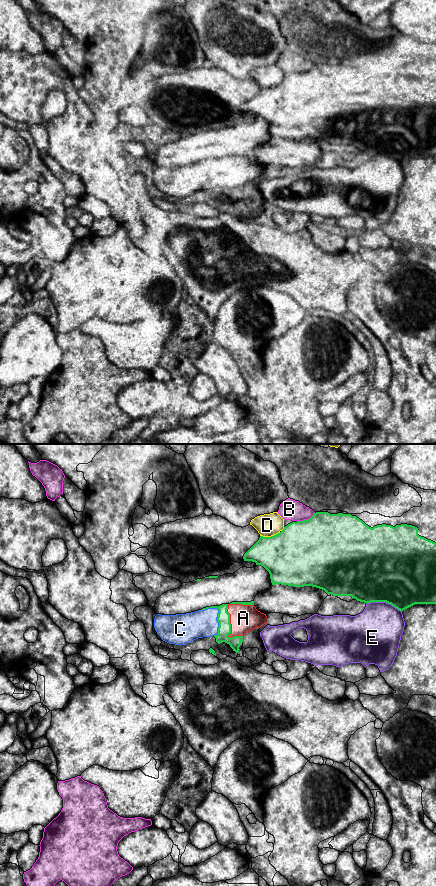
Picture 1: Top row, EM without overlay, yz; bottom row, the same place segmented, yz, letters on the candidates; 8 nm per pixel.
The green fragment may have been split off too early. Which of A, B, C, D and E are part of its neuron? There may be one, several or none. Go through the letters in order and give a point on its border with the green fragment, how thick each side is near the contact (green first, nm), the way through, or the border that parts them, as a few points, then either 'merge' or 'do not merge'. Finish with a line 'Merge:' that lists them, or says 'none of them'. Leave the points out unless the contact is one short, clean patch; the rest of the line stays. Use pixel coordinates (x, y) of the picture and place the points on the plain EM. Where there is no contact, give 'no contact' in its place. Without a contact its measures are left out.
A: meets green in yz at (230, 179); 110 nm thick on the green side, 220 nm on the other; do not merge
B: meets green in yz at (306, 72); 500 nm thick on the green side, 160 nm on the other; do not merge
C: meets green in yz at (218, 166); 110 nm thick on the green side, 220 nm on the other; do not merge
D: meets green in yz at (272, 88); 480 nm thick on the green side, 190 nm on the other; do not merge
E: meets green in yz at (384, 153); 500 nm thick on the green side, 400 nm on the other; do not merge
Merge: none of them

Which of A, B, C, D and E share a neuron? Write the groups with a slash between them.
A C / B / D / E

